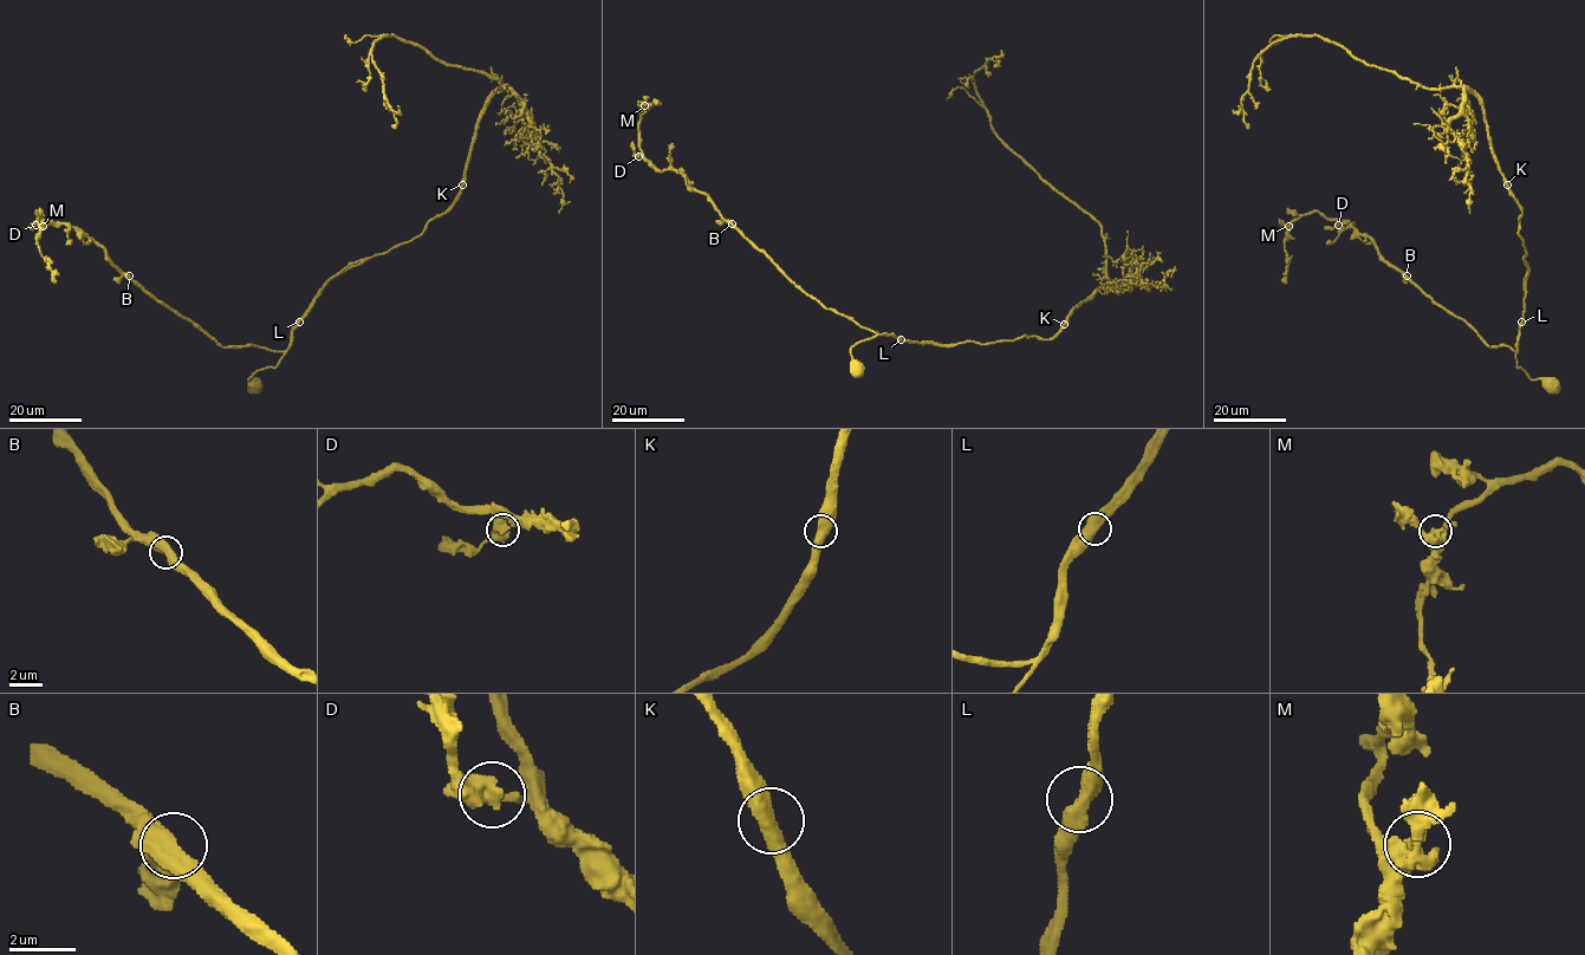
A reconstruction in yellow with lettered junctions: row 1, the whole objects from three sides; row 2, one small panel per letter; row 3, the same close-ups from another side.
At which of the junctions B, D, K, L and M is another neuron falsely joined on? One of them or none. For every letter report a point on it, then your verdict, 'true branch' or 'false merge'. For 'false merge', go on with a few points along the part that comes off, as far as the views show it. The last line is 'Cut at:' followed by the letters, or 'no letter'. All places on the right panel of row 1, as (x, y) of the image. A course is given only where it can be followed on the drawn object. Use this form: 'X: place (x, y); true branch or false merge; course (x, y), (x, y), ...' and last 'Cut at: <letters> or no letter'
B: place (1407, 275); true branch
D: place (1338, 225); true branch
K: place (1507, 184); true branch
L: place (1521, 322); true branch
M: place (1288, 226); true branch
Cut at: no letter

